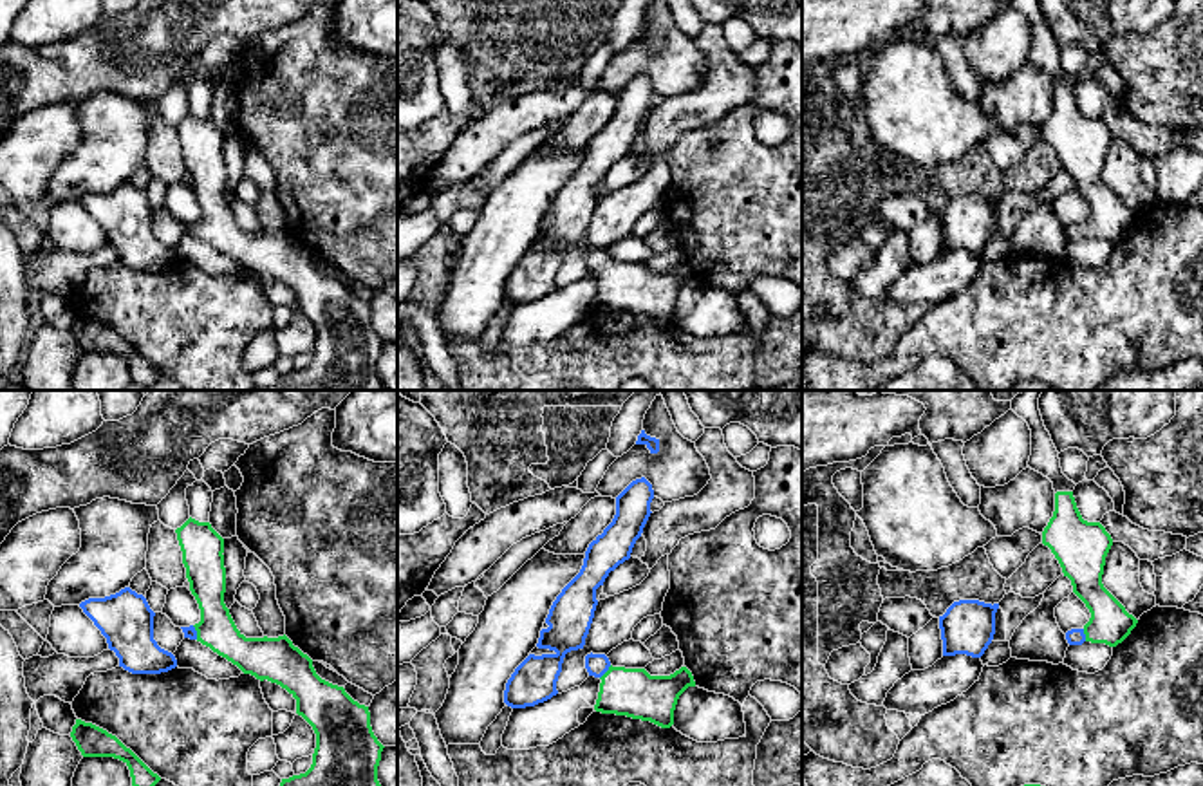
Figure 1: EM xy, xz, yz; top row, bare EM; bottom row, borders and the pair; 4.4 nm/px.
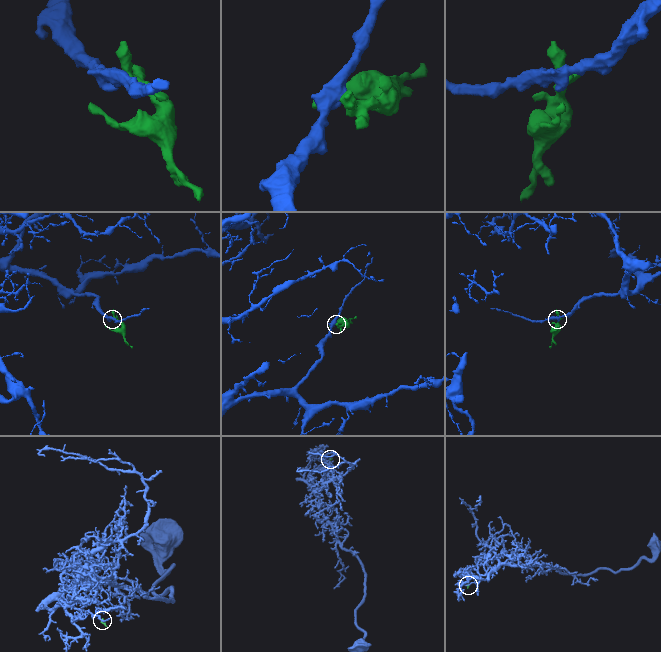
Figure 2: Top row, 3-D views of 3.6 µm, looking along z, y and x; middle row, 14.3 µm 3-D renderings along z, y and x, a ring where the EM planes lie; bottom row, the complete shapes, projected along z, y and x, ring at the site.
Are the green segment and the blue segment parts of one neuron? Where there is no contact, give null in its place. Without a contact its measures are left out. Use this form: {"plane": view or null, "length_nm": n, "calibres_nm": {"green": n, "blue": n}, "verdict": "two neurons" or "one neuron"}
{"plane": "xz", "length_nm": 80, "calibres_nm": {"green": 220, "blue": 100}, "verdict": "one neuron"}

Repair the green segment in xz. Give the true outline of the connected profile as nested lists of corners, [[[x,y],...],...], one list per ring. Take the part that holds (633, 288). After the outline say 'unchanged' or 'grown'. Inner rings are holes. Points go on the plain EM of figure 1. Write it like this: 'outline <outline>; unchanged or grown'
outline [[[587,249],[589,271],[600,273],[596,307],[650,316],[661,323],[674,320],[679,291],[695,282],[694,271],[681,262],[670,271],[650,271],[645,264],[612,262],[605,249]]]; grown

